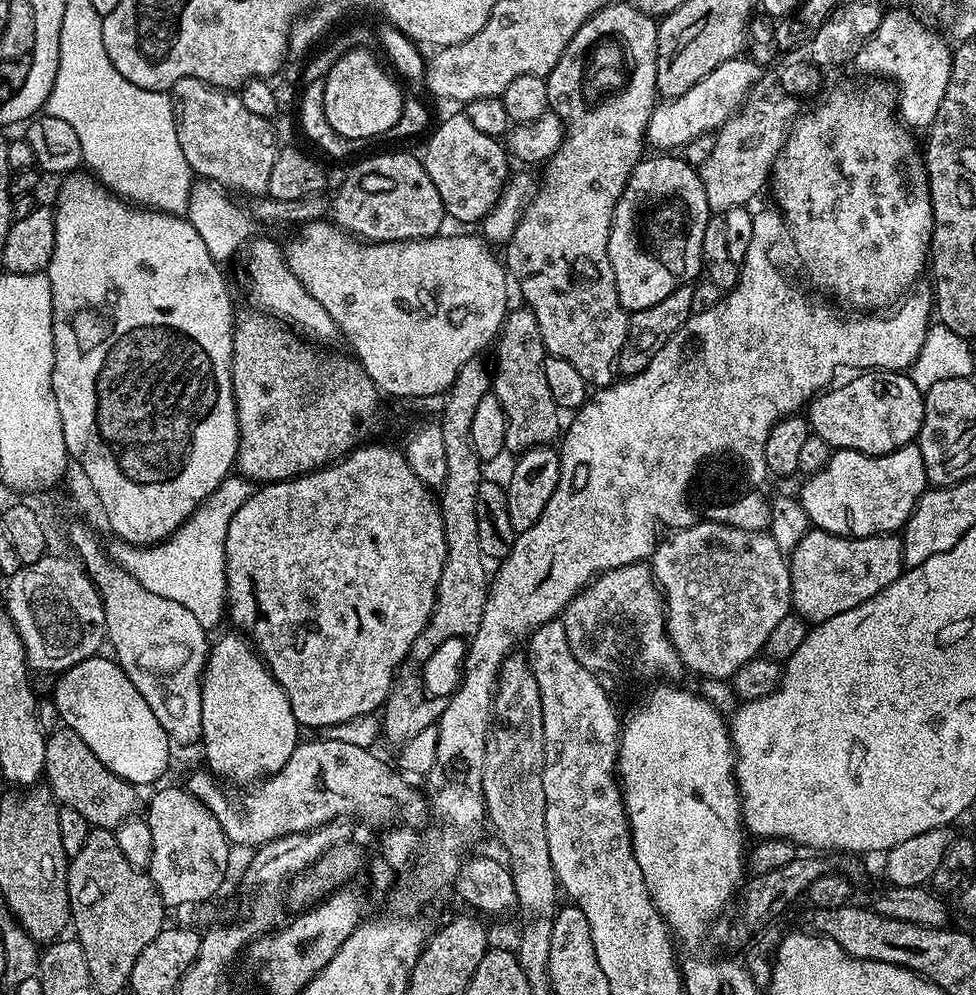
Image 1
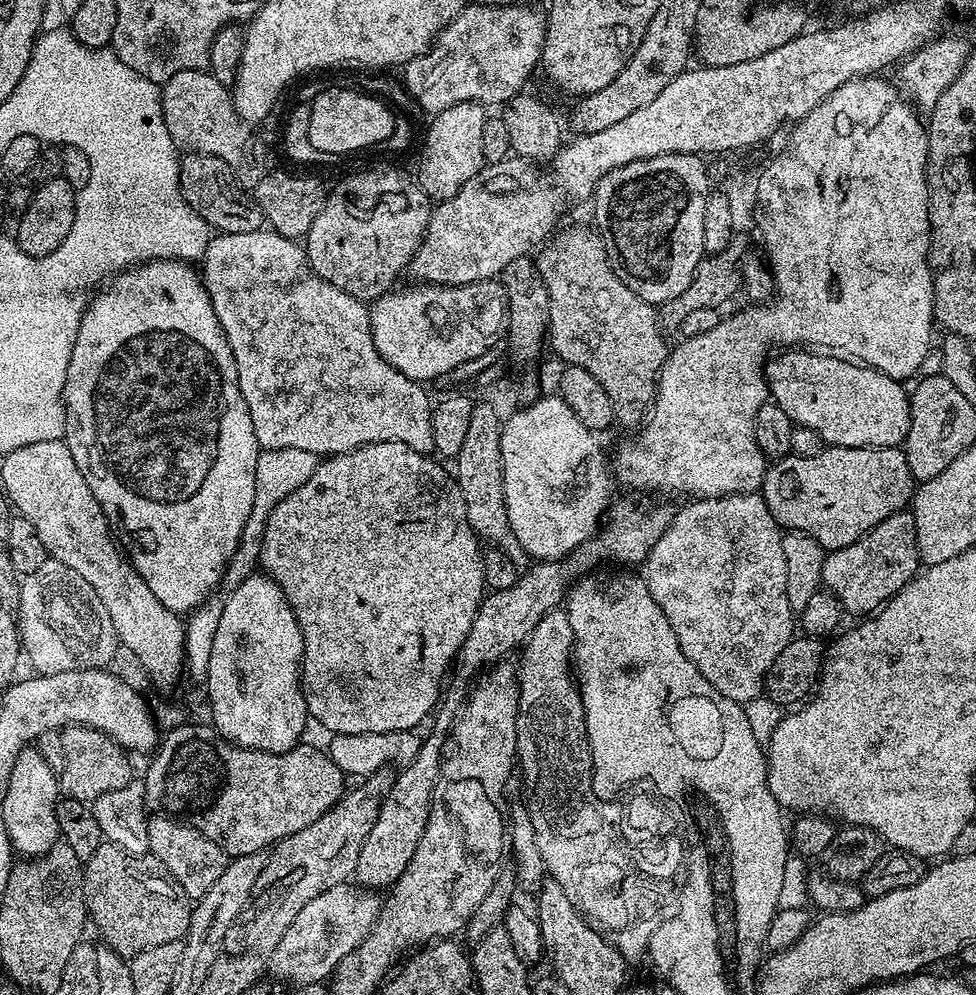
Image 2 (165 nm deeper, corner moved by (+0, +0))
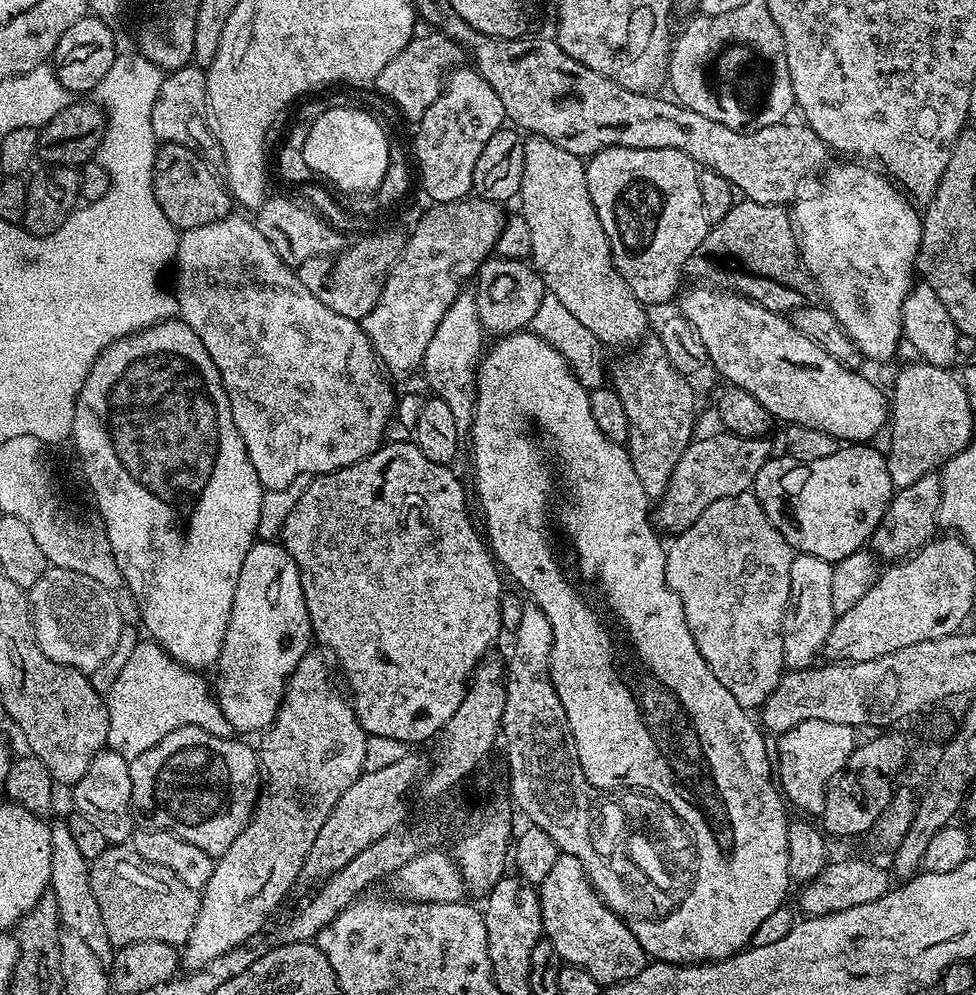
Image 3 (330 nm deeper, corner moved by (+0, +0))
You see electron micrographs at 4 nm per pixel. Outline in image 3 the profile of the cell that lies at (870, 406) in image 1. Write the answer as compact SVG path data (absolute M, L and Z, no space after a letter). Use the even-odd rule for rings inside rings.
M696 286L700 288L692 288L688 293L685 291L679 297L678 308L679 315L686 318L686 322L690 322L690 326L694 326L694 330L698 330L698 338L702 338L702 346L706 346L706 354L708 355L708 363L714 369L717 368L725 377L727 383L732 384L736 388L746 390L746 394L754 394L754 398L758 398L758 402L762 402L762 406L766 406L766 410L777 421L784 420L785 425L801 424L802 426L814 426L814 430L826 430L826 434L836 437L841 442L872 442L880 431L885 431L886 425L890 420L890 400L884 392L872 380L867 380L863 376L863 371L855 368L847 368L842 362L838 362L830 354L826 354L826 350L822 350L822 346L818 346L818 342L814 342L810 338L806 338L806 334L802 334L802 330L798 330L792 325L791 319L787 315L771 312L762 307L761 304L755 304L752 300L748 300L741 296L739 292L729 292L715 286Z

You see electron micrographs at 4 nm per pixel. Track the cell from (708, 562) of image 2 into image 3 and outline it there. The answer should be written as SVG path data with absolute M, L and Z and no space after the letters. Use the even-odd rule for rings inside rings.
M751 491L710 502L706 510L687 530L667 545L666 582L678 594L684 621L702 654L706 666L734 694L735 700L749 710L759 709L778 686L786 671L782 650L782 622L790 598L790 562L794 549L766 518L762 506Z

